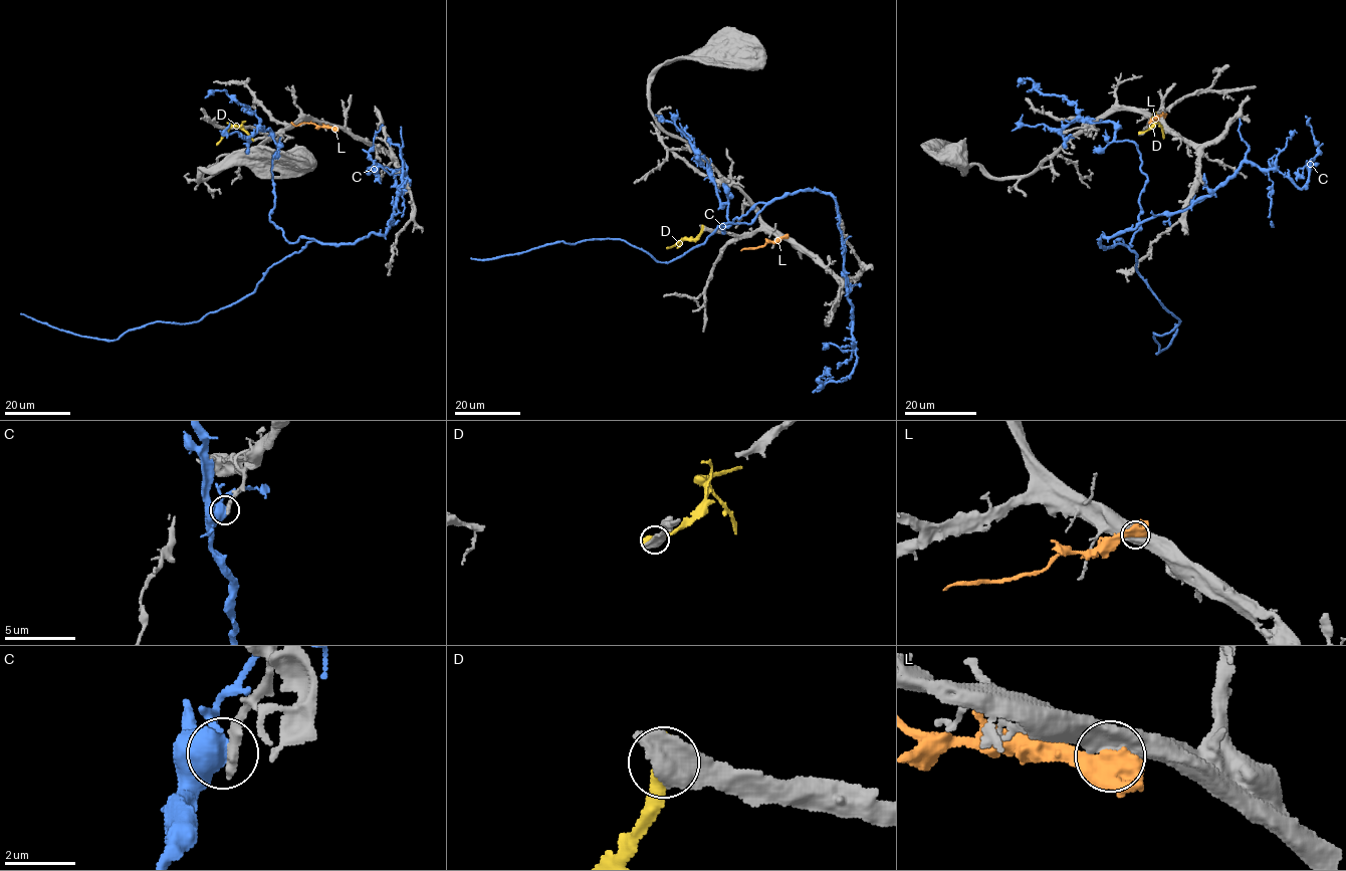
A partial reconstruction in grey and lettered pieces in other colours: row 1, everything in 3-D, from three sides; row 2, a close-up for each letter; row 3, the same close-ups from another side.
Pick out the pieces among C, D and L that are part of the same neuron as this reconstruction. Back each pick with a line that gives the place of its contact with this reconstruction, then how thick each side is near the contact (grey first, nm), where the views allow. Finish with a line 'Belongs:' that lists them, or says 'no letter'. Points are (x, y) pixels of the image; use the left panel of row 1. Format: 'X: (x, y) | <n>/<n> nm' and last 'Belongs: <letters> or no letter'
Belongs: no letter

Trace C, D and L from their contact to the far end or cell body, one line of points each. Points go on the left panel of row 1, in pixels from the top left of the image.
C: (400, 192), (384, 234), (310, 240), (253, 292), (197, 321), (154, 321), (113, 341), (20, 314)
D: (252, 139), (239, 127), (231, 126), (216, 145)
L: (334, 128), (290, 123)

